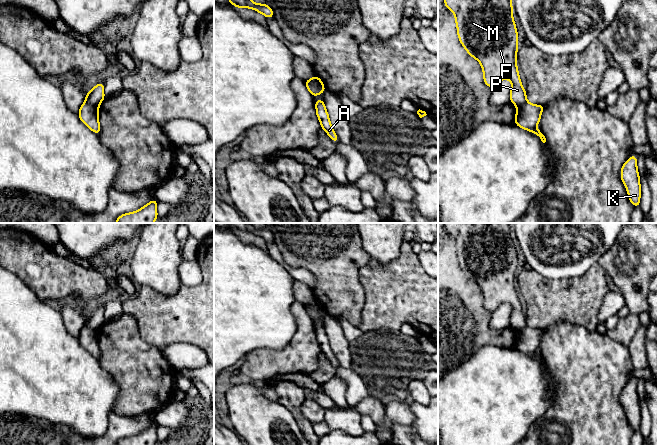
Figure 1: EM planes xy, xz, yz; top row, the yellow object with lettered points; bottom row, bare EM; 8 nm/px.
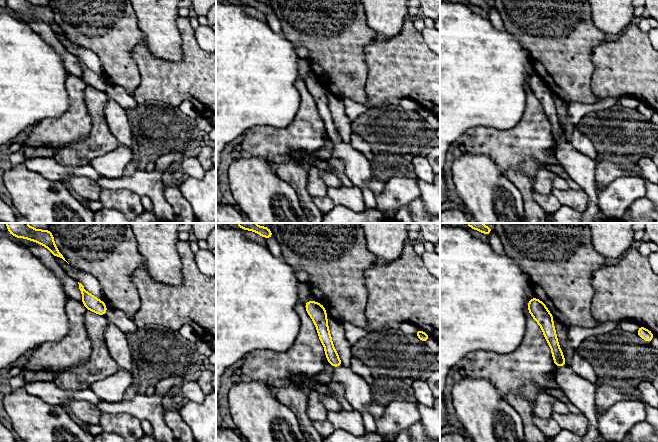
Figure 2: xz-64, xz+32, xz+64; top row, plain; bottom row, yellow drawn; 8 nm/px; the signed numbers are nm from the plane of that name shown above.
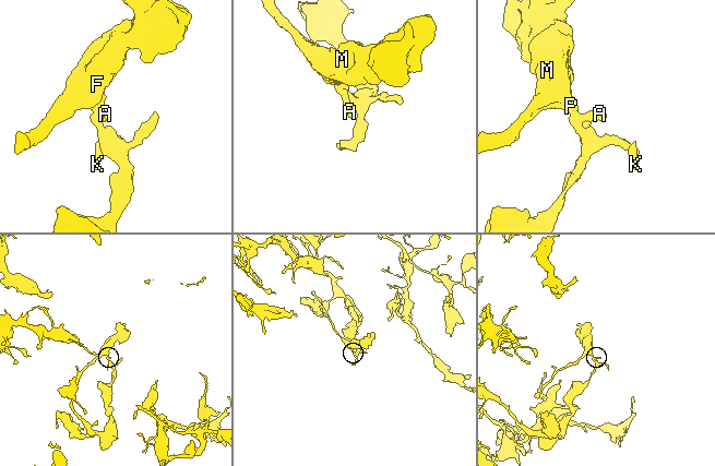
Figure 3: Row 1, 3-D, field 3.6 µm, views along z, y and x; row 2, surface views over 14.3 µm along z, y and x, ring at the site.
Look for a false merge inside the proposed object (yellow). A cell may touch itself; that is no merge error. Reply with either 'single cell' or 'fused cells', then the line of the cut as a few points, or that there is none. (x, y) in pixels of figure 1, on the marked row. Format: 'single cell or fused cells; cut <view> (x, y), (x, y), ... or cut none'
fused cells; cut xz (309, 79), (323, 91)

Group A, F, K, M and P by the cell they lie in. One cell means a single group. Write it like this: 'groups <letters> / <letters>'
groups A K / F M P

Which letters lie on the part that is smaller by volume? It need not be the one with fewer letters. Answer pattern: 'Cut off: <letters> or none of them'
Cut off: F, M, P

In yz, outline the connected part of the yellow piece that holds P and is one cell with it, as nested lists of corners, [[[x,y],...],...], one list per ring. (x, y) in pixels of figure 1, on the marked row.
[[[444,0],[455,16],[457,35],[468,54],[482,66],[484,83],[492,89],[503,79],[512,83],[510,102],[521,106],[527,103],[517,69],[518,33],[512,15],[512,0]]]

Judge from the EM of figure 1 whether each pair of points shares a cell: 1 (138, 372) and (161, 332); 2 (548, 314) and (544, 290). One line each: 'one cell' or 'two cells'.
1: two cells
2: one cell

